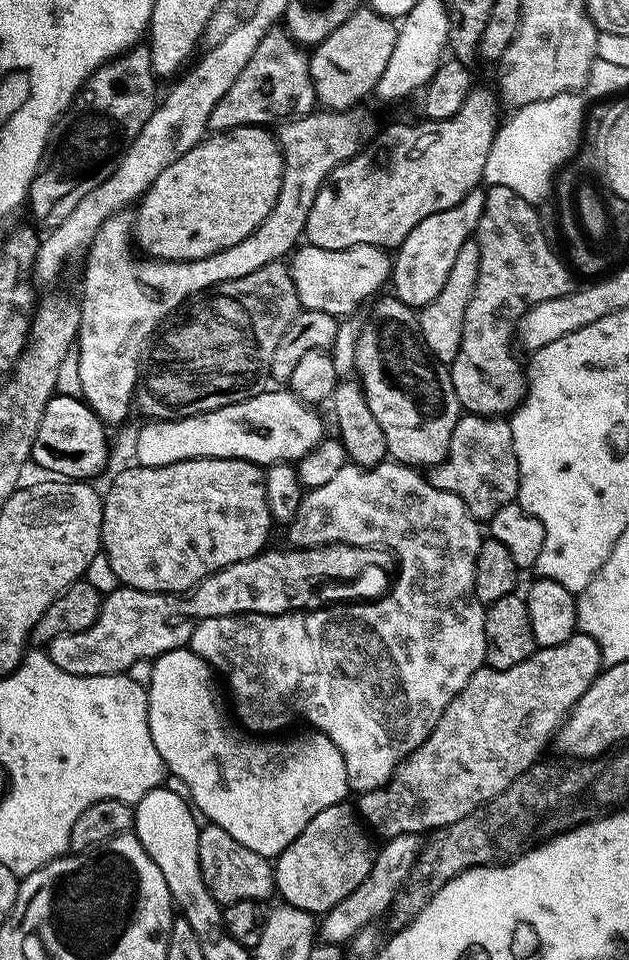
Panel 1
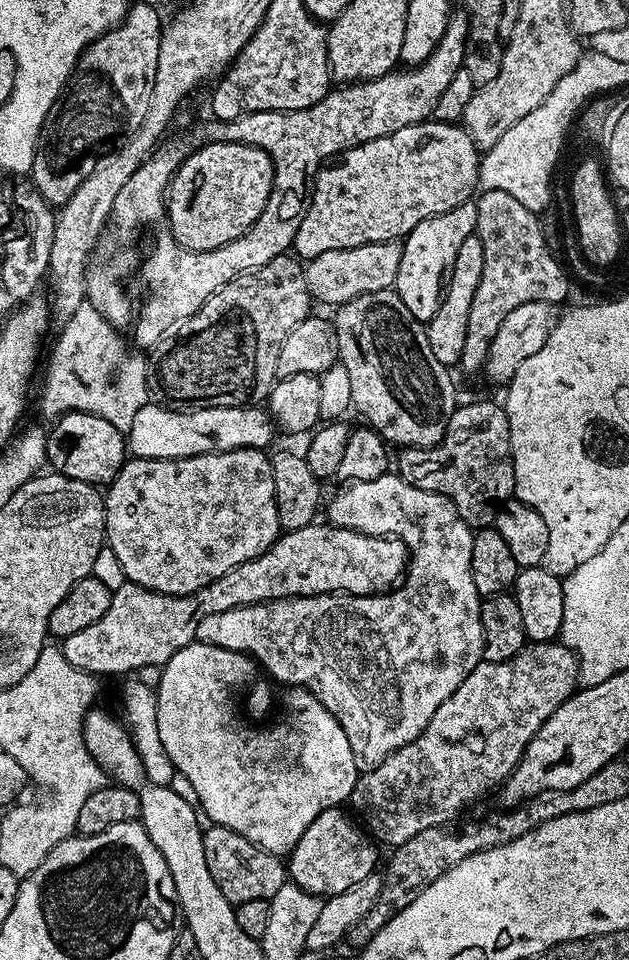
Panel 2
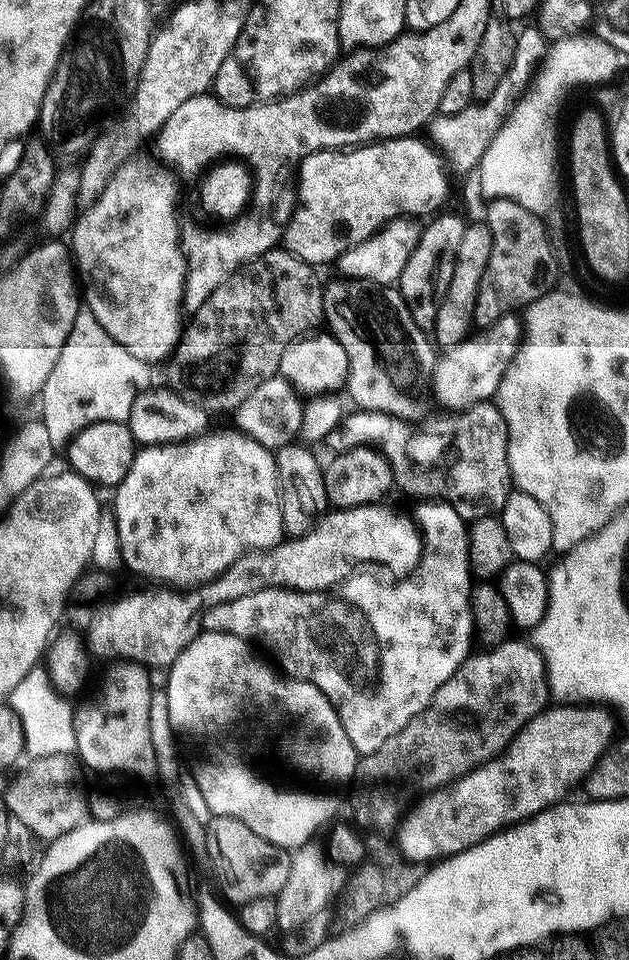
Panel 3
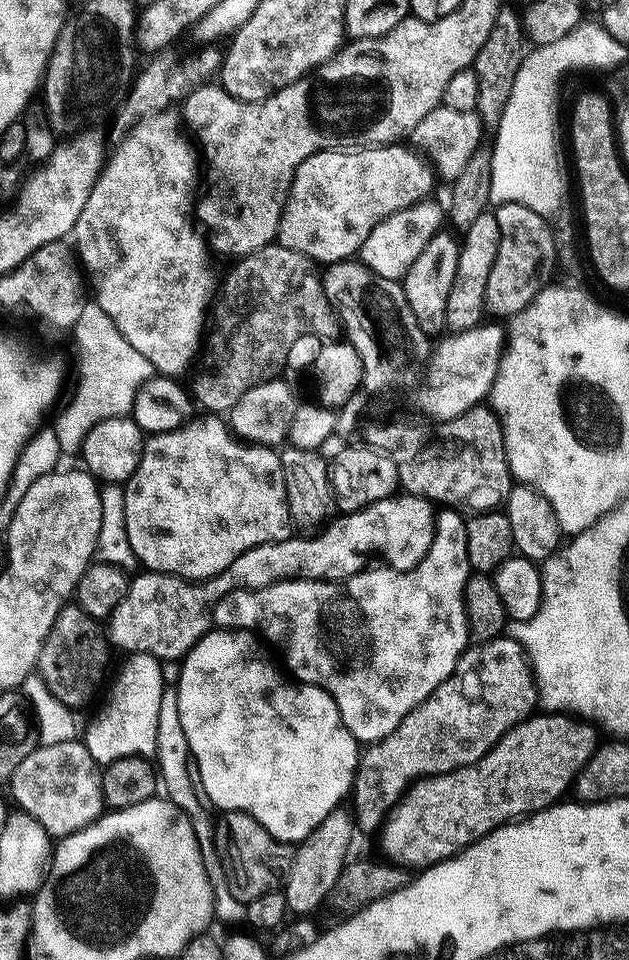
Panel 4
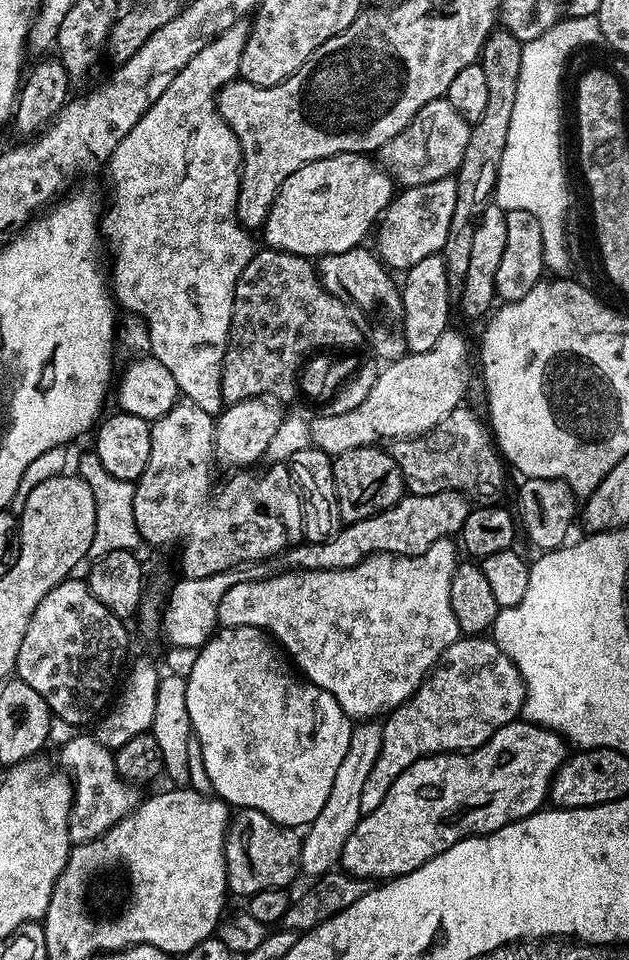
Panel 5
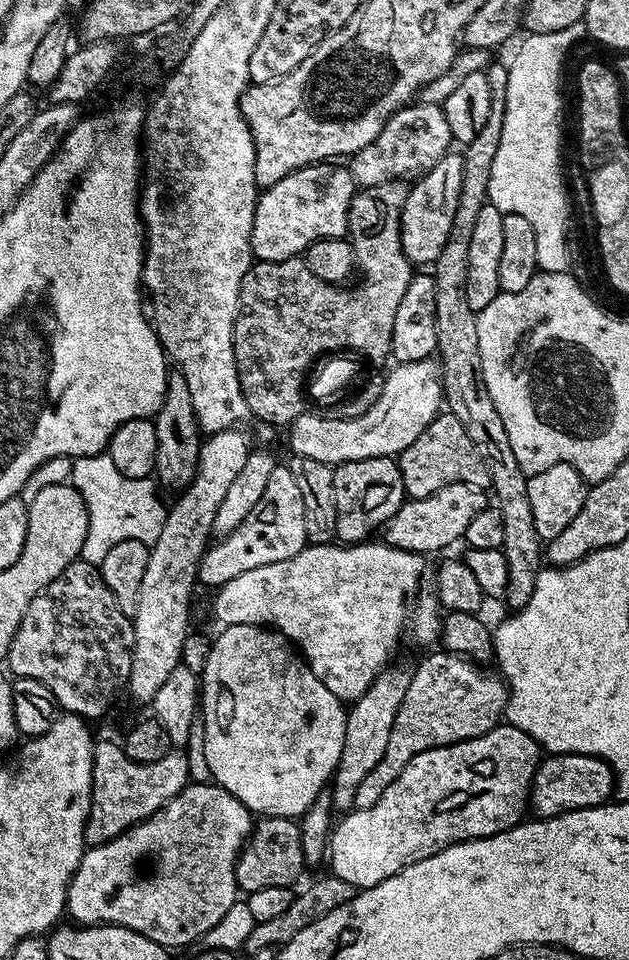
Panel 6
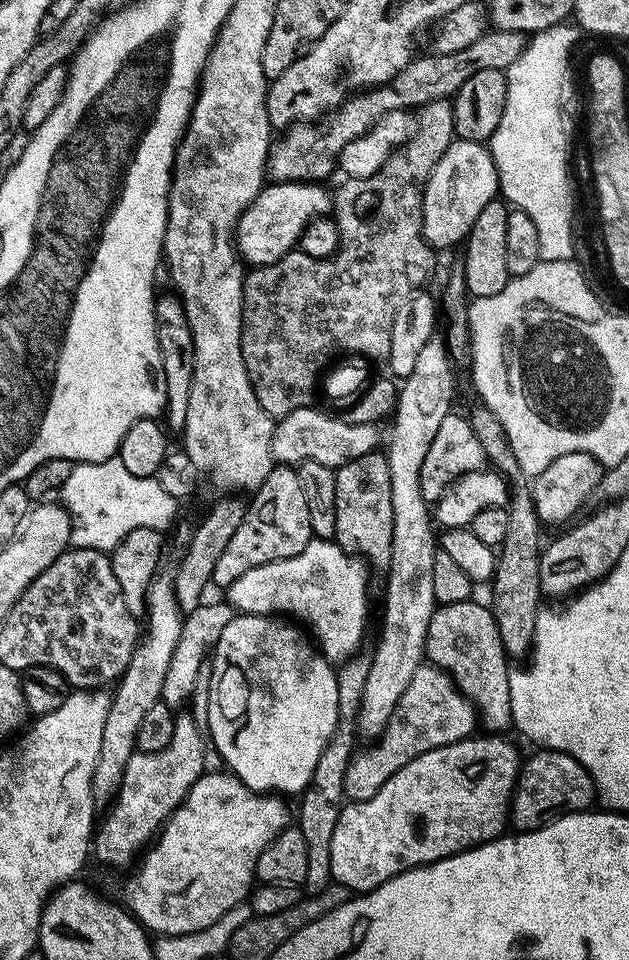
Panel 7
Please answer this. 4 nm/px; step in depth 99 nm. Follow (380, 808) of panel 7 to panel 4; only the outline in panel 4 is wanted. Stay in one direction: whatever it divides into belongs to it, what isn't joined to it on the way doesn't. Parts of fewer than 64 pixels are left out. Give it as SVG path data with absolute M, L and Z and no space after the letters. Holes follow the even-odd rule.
M533 714L498 741L478 762L453 772L438 772L416 781L389 812L379 829L383 859L405 870L423 870L449 860L469 844L480 840L503 824L551 808L564 791L573 787L576 775L598 747L598 732L579 718L567 714Z

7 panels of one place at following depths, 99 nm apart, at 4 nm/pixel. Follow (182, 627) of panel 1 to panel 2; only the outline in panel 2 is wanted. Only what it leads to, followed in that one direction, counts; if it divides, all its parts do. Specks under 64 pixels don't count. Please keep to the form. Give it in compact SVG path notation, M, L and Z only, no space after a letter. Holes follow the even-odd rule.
M313 522L305 528L284 532L277 536L276 541L261 556L234 566L234 570L222 574L222 578L202 586L202 590L191 592L189 596L167 596L137 584L124 583L113 591L110 610L106 610L106 614L102 614L94 626L86 626L86 630L78 630L78 634L63 637L66 662L97 678L112 676L115 672L132 672L135 668L152 668L155 664L156 667L162 666L175 652L196 640L198 626L207 615L218 615L235 608L247 608L265 601L296 596L375 596L401 583L409 564L409 549L403 541L391 535L372 535L340 528L329 522L320 523Z

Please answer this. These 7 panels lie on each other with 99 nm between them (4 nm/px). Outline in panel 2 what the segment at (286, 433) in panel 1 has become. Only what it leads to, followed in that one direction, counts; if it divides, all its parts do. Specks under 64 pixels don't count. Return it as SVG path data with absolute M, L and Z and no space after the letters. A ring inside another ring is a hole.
M147 402L134 415L133 425L126 433L126 444L133 457L142 460L181 460L187 456L197 456L207 452L229 452L234 448L267 449L274 433L274 421L267 411L260 406L241 406L238 408L205 408L193 407L181 410L176 406L165 406L163 403Z

